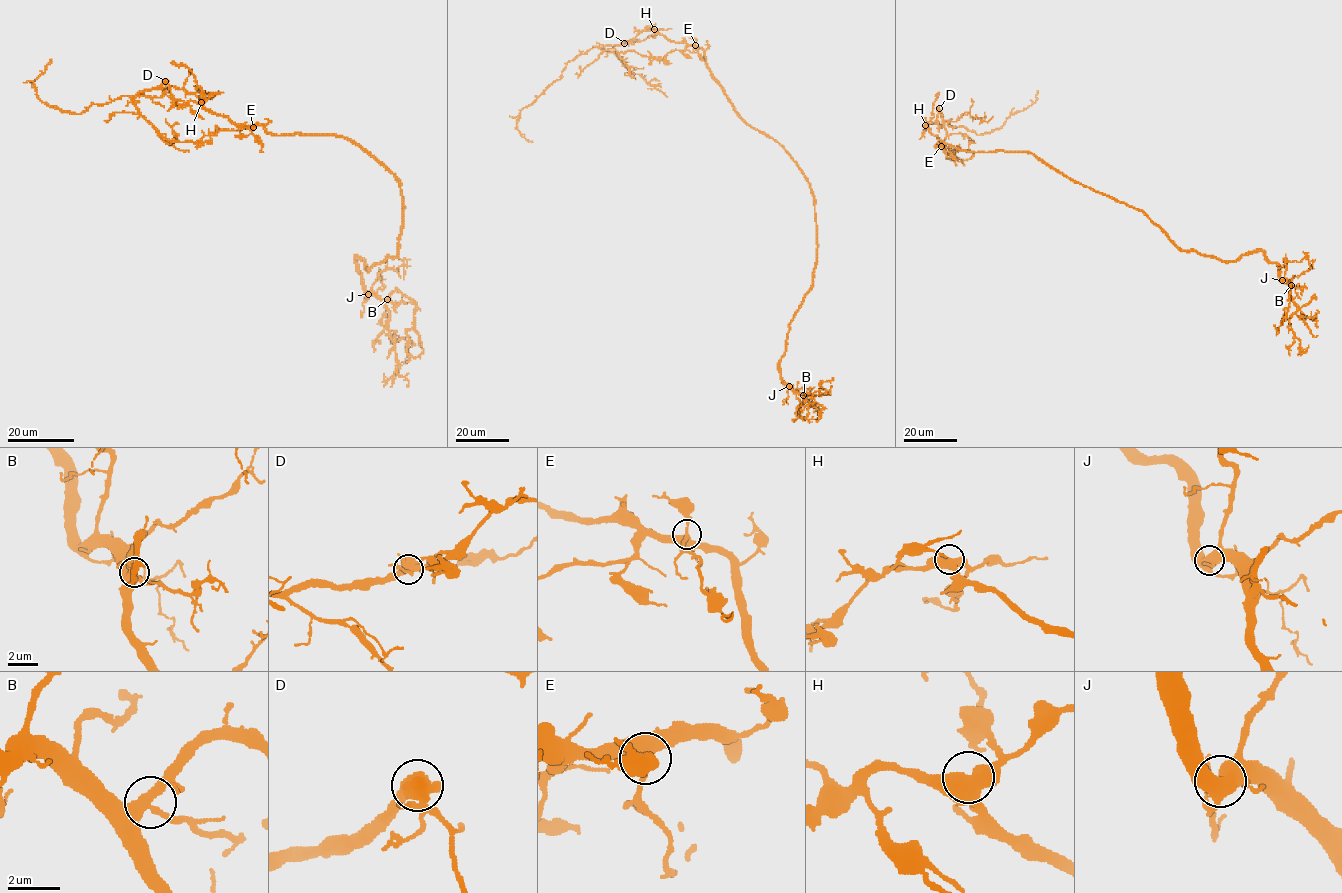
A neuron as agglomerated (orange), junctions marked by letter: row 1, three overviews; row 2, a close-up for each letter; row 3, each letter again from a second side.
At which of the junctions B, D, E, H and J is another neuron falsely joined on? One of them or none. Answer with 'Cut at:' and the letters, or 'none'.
Cut at: D

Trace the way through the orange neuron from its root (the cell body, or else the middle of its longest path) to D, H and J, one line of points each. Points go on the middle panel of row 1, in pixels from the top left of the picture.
D: (779, 144), (742, 118), (711, 73), (701, 48), (668, 40), (654, 30), (642, 30), (624, 43)
H: (779, 144), (742, 118), (711, 73), (701, 48), (668, 40), (654, 29)
J: (779, 144), (809, 185), (817, 244), (813, 285), (789, 324), (785, 354), (779, 364), (780, 378), (789, 386)

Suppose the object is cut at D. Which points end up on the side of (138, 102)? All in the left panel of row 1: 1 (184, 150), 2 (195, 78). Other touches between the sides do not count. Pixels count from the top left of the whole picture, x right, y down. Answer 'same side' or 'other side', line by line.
1: same side
2: other side

